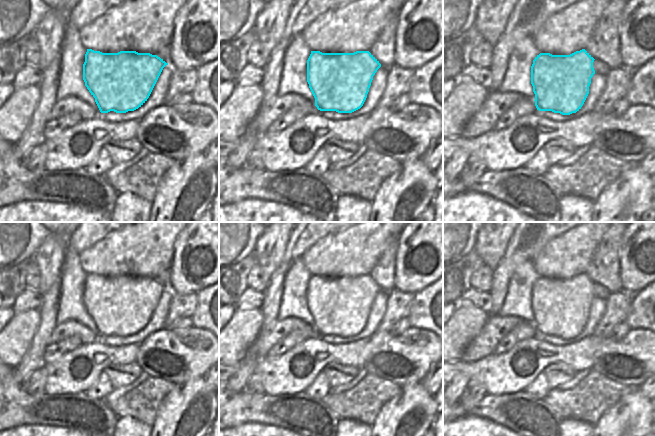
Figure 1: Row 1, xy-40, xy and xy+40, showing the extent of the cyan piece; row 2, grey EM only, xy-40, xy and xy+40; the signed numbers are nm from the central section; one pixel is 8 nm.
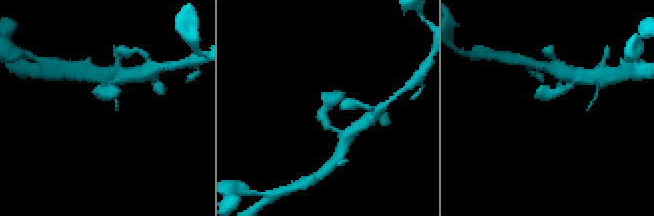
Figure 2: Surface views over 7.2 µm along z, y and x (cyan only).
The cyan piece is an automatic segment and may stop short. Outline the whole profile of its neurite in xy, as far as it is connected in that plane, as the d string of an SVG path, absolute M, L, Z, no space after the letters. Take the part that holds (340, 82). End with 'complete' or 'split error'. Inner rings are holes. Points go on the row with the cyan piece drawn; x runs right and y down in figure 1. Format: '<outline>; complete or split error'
M311 51L307 82L320 111L352 113L360 109L373 76L381 67L369 51L322 53Z; complete

